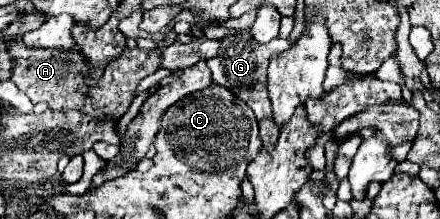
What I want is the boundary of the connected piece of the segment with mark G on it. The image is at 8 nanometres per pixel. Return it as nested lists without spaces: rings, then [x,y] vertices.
[[[243,29],[243,31],[231,33],[225,39],[221,39],[221,55],[209,59],[207,67],[211,69],[211,79],[215,85],[223,85],[225,89],[233,91],[237,99],[241,99],[253,109],[257,123],[259,123],[259,135],[263,141],[263,149],[273,151],[279,131],[277,131],[277,125],[273,123],[273,113],[271,113],[271,103],[269,103],[269,93],[267,93],[267,65],[273,55],[287,51],[291,43],[287,39],[277,37],[271,43],[261,45],[251,35],[247,35],[247,31],[249,29]]]

